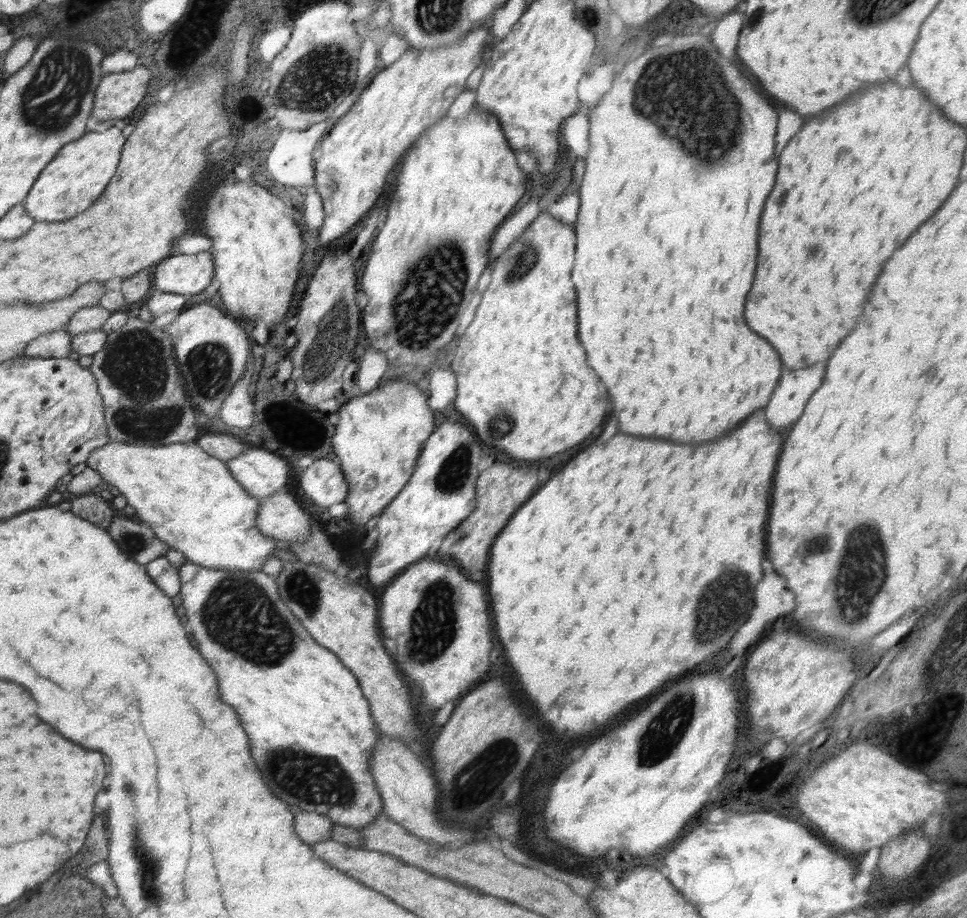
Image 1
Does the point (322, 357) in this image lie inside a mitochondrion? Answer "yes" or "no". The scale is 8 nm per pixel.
yes

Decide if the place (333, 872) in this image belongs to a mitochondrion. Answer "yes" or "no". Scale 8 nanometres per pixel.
no

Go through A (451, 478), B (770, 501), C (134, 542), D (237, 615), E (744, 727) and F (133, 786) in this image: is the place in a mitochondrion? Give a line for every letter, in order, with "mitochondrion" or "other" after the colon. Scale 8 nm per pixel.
A: mitochondrion
B: other
C: mitochondrion
D: mitochondrion
E: other
F: mitochondrion

